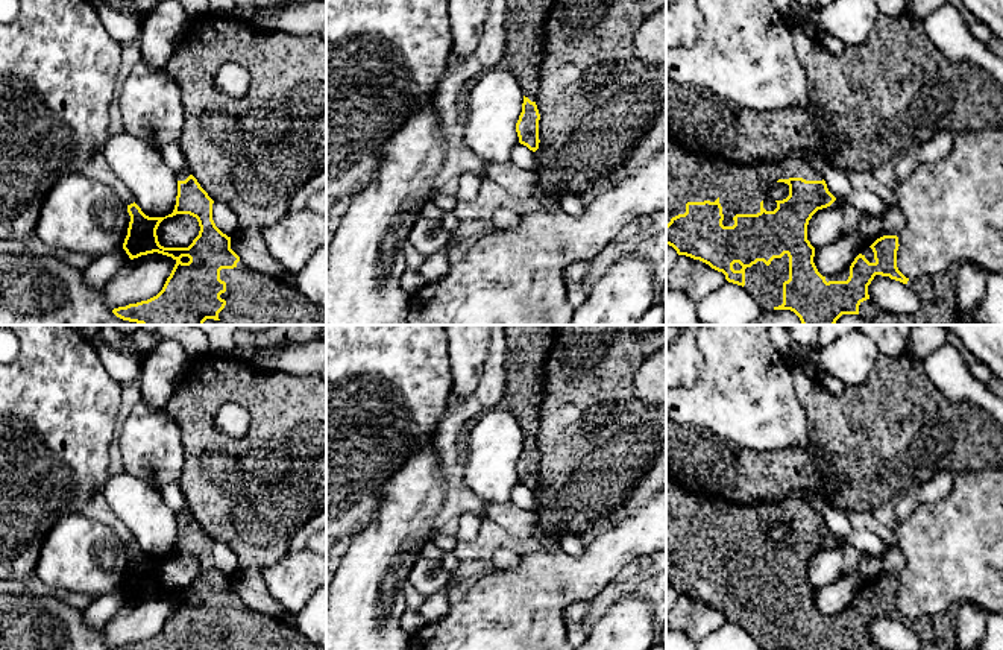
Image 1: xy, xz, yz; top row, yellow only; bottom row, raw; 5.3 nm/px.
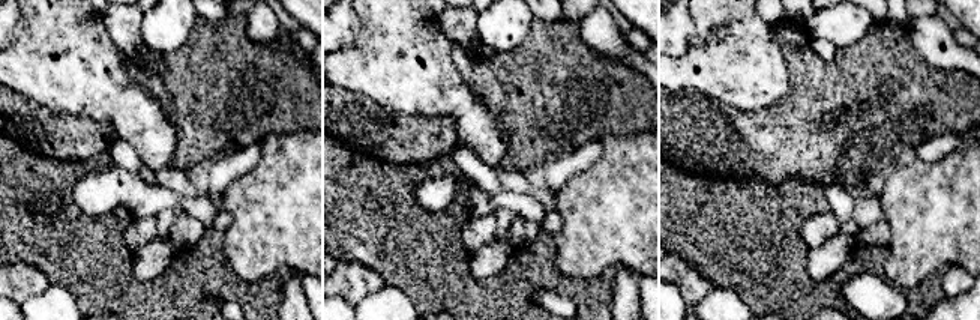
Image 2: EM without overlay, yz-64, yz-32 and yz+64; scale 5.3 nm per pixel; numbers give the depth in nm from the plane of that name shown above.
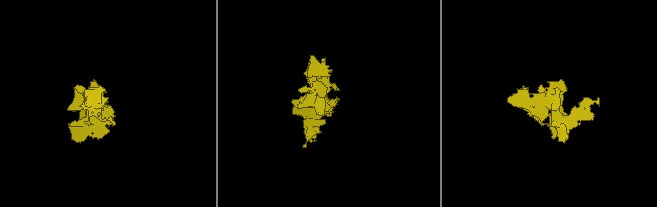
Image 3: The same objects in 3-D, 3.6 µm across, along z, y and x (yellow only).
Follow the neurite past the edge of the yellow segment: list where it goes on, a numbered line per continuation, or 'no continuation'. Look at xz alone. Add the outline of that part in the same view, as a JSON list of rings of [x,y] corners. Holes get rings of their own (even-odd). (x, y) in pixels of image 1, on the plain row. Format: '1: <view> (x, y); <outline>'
1: xz (527, 345); [[[504,325],[504,334],[505,393],[496,409],[511,413],[522,434],[536,442],[546,357],[554,343],[555,325]]]

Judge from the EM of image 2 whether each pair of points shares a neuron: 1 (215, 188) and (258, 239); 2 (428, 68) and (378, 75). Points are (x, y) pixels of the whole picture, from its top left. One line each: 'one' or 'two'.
1: two
2: one

